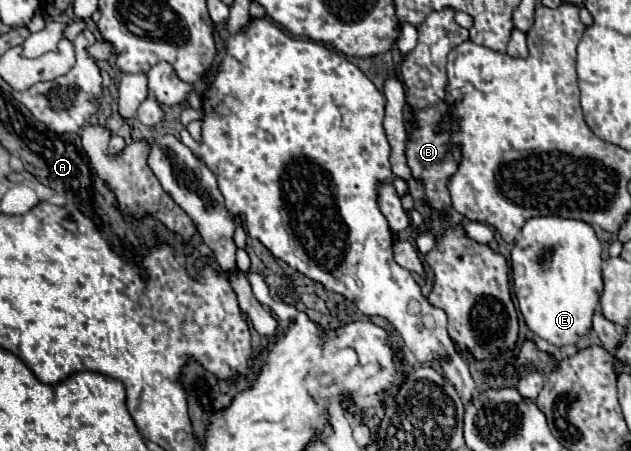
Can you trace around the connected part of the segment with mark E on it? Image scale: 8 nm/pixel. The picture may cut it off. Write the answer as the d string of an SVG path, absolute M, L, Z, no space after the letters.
M557 215L531 217L521 231L523 237L511 249L511 271L513 293L525 323L553 345L575 345L591 329L591 317L603 291L601 241L585 221Z

